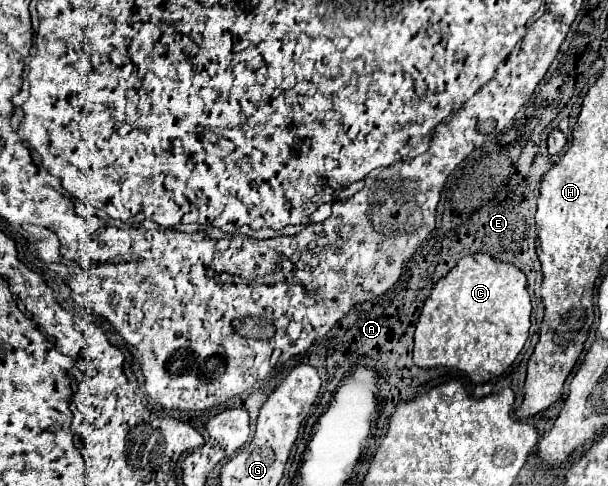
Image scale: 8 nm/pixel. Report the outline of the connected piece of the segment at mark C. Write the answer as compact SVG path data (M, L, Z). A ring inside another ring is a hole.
M489 254L465 256L433 286L431 294L425 298L423 310L415 324L413 360L419 368L455 368L465 372L473 384L487 382L509 368L521 352L529 334L529 316L531 300L527 294L525 274L511 274L509 262L495 260Z

